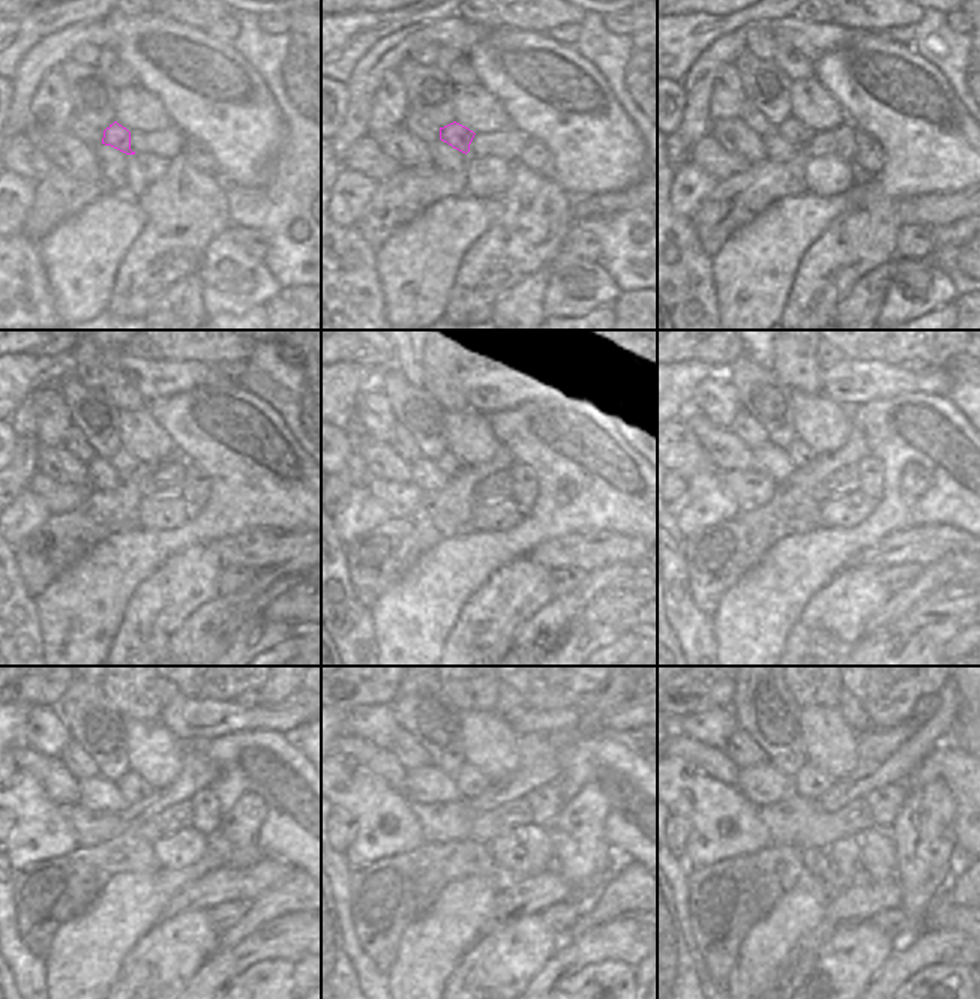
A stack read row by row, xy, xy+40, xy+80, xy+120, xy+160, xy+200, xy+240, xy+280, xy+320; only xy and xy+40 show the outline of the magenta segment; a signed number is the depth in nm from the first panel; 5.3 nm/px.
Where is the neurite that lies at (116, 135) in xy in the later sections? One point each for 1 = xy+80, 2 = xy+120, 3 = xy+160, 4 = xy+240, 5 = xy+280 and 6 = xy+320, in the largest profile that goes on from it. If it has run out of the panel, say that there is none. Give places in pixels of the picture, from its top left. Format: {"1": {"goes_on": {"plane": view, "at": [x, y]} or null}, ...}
{"1": {"goes_on": {"plane": "xy+80", "at": [796, 132]}}, "2": {"goes_on": {"plane": "xy+120", "at": [123, 464]}}, "3": {"goes_on": {"plane": "xy+160", "at": [450, 464]}}, "4": {"goes_on": {"plane": "xy+240", "at": [131, 786]}}, "5": {"goes_on": {"plane": "xy+280", "at": [470, 783]}}, "6": {"goes_on": {"plane": "xy+320", "at": [809, 783]}}}

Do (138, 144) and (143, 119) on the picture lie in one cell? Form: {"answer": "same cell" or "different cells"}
{"answer": "different cells"}

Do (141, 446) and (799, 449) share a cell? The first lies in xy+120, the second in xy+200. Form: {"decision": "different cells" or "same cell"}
{"decision": "different cells"}

